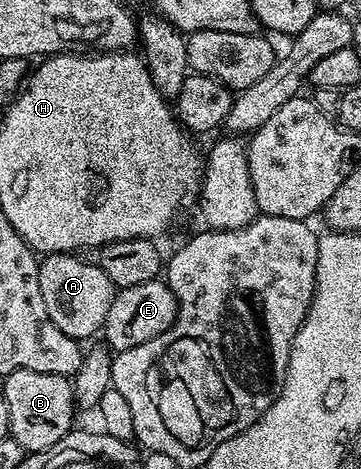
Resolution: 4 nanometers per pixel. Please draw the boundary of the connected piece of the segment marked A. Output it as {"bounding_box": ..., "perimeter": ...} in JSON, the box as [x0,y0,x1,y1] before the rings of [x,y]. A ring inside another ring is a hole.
{"bounding_box":[39,253,114,341],"perimeter":[[[50,253],[39,262],[40,293],[44,293],[44,305],[48,305],[48,317],[56,321],[60,333],[86,341],[89,335],[98,335],[108,317],[108,309],[114,300],[114,283],[97,262],[89,263],[74,253]]]}

